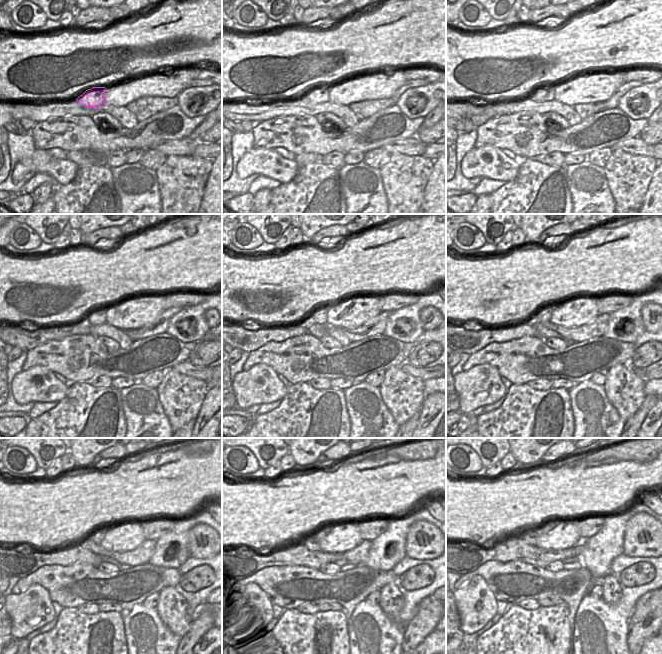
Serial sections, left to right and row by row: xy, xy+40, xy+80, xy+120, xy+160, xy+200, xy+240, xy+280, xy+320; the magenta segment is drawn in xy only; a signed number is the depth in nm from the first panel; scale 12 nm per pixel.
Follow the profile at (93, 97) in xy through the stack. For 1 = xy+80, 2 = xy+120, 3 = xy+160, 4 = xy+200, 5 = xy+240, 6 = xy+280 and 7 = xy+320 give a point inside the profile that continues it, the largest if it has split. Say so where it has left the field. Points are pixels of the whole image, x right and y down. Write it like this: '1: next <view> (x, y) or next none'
1: next xy+80 (542, 94)
2: next xy+120 (96, 317)
3: next xy+160 (319, 316)
4: next xy+200 (544, 315)
5: next xy+240 (96, 536)
6: next xy+280 (321, 531)
7: next xy+320 (544, 529)

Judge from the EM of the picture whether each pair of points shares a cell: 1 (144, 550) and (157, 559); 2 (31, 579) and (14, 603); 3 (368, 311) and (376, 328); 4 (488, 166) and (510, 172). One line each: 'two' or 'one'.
1: two
2: two
3: two
4: one

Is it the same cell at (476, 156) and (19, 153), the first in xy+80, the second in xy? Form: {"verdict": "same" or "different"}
{"verdict": "different"}

